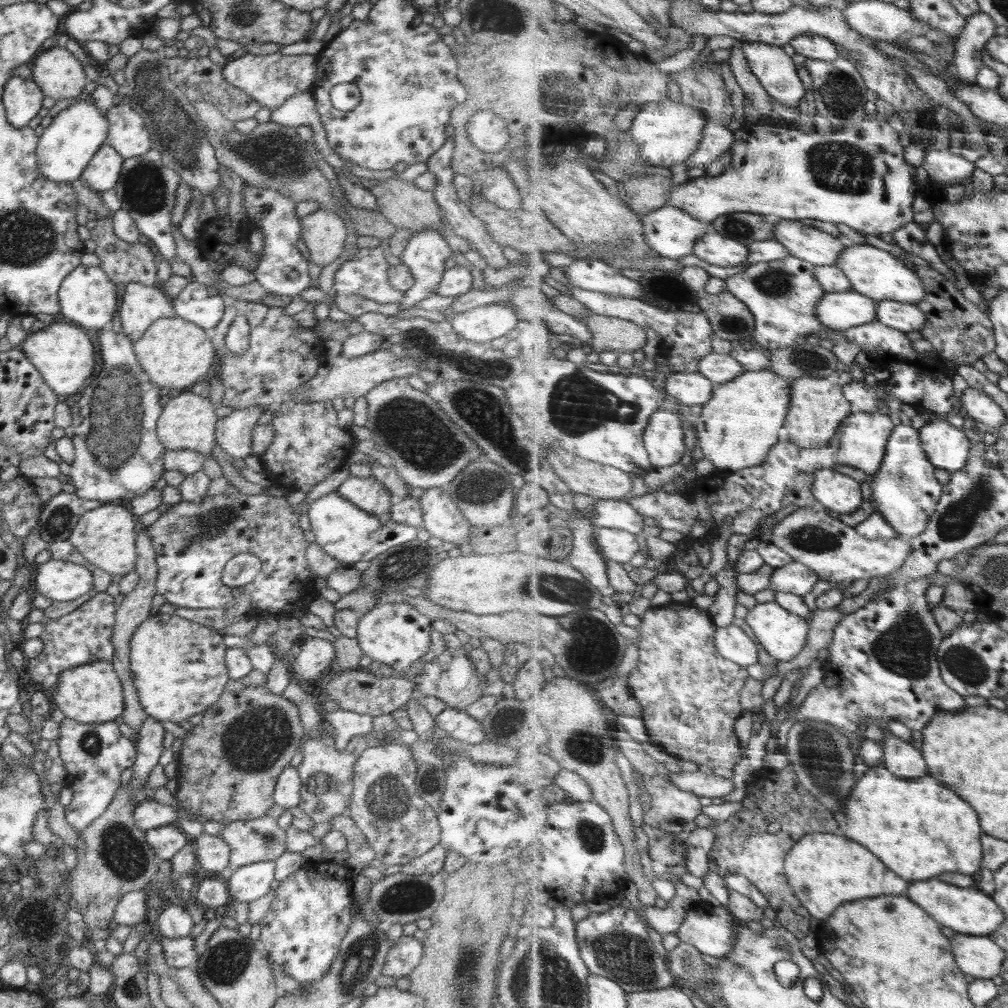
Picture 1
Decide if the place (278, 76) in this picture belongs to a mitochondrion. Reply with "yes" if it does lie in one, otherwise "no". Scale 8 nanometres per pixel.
yes

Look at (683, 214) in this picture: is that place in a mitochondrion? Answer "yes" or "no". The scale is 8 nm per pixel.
no

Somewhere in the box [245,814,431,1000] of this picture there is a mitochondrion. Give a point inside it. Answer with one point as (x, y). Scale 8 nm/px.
(361, 956)

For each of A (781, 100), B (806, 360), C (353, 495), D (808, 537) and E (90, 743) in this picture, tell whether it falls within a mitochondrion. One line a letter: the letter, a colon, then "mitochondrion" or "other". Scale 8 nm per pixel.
A: other
B: mitochondrion
C: other
D: mitochondrion
E: mitochondrion

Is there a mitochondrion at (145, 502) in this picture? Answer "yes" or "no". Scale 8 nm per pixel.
no

